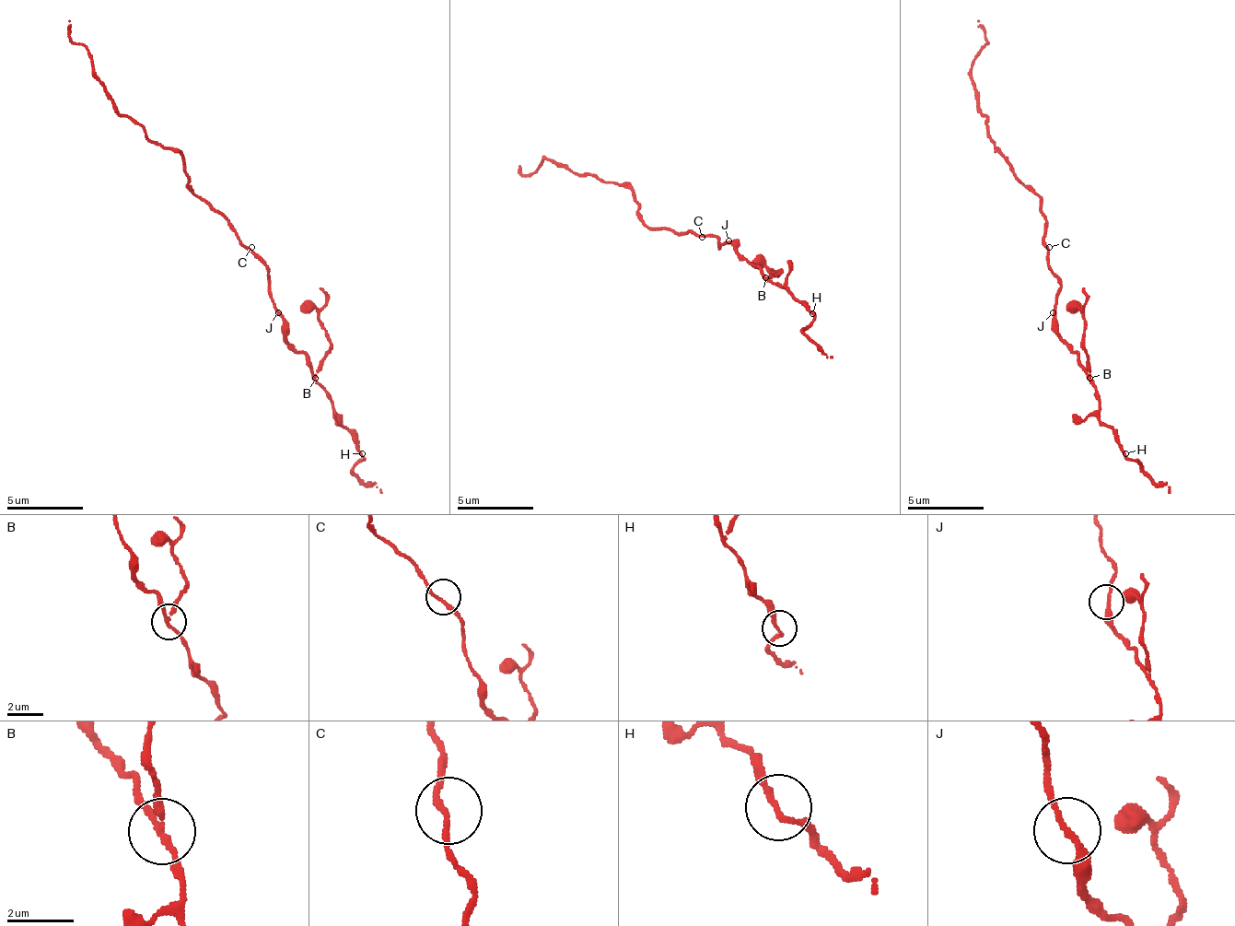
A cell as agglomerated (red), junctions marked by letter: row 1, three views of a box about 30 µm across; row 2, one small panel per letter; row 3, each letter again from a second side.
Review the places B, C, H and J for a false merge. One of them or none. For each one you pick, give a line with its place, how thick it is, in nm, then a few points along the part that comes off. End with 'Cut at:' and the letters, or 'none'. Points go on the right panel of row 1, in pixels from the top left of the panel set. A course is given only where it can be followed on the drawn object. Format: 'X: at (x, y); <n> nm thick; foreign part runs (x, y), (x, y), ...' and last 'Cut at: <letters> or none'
B: at (1089, 378); 180 nm thick; foreign part runs (1090, 377), (1083, 346), (1083, 289)
Cut at: B

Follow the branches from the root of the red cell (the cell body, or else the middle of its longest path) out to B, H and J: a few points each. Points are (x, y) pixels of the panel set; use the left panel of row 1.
B: (248, 251), (267, 270), (267, 293), (282, 320), (282, 334), (305, 357), (305, 366), (316, 377)
H: (248, 251), (267, 270), (267, 293), (282, 320), (282, 334), (305, 357), (332, 404), (332, 419), (362, 453)
J: (248, 251), (267, 270), (267, 293), (278, 312)

